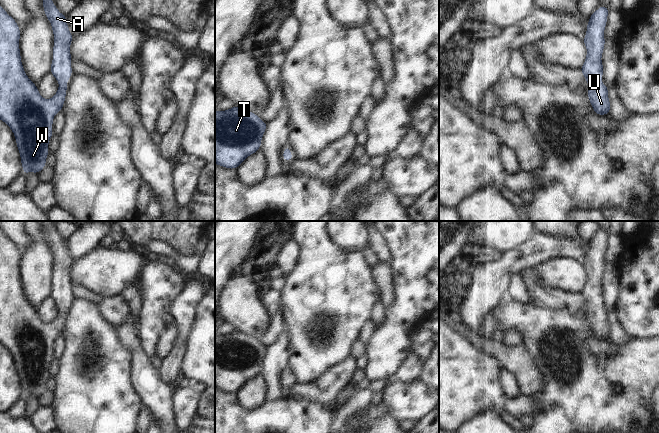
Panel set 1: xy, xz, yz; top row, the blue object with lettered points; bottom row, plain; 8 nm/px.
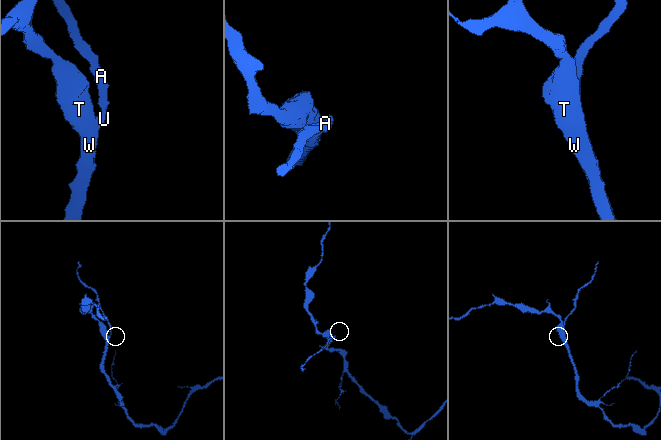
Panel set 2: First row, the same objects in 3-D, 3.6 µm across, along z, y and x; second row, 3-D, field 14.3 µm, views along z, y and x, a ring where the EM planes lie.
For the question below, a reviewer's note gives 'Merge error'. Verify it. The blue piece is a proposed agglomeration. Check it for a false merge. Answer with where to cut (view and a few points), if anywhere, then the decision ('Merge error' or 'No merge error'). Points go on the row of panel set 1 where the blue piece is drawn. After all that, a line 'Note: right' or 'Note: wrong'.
No split. No merge error.
Note: wrong

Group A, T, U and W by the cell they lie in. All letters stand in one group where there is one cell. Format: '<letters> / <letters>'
A T U W

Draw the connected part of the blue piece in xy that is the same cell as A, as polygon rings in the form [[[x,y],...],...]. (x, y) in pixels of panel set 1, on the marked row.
[[[43,0],[43,8],[54,33],[50,72],[60,83],[57,93],[49,100],[40,96],[36,84],[27,77],[20,56],[20,29],[17,22],[0,6],[0,120],[5,122],[15,135],[23,175],[28,172],[38,174],[46,166],[45,160],[50,152],[48,143],[53,135],[53,118],[57,112],[62,110],[67,92],[66,83],[73,72],[70,54],[73,35],[69,31],[66,15],[58,11],[53,0]]]

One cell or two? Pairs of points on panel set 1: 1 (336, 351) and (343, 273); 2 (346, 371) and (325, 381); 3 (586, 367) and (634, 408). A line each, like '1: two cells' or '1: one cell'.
1: one cell
2: one cell
3: one cell

